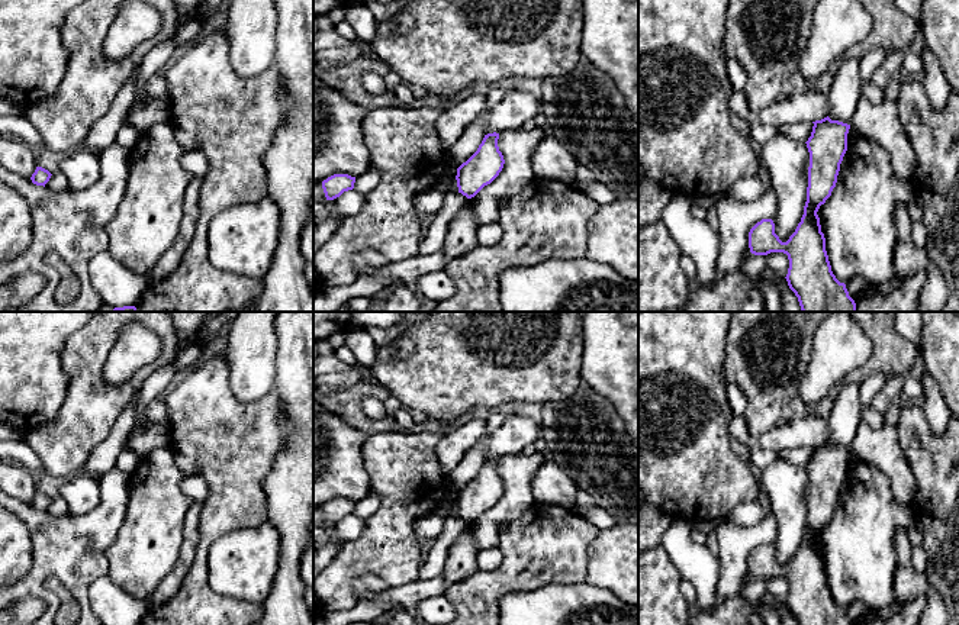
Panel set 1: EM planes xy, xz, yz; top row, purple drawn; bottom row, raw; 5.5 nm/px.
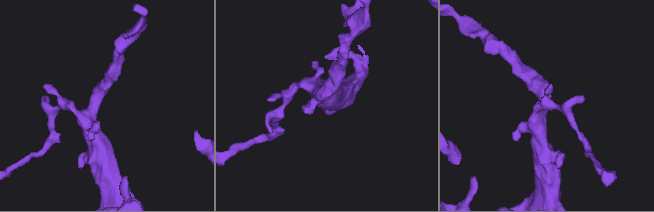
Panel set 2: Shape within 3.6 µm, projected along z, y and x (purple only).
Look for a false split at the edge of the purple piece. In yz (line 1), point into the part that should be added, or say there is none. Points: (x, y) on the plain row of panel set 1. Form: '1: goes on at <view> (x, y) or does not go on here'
1: does not go on here

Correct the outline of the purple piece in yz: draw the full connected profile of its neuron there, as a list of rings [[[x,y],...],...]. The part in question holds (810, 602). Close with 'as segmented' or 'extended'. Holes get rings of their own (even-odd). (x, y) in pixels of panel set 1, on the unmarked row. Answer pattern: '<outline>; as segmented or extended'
[[[828,441],[812,447],[807,473],[810,477],[808,512],[804,539],[786,567],[775,558],[772,544],[762,544],[749,557],[749,573],[754,580],[783,577],[789,593],[786,606],[798,625],[853,625],[844,608],[831,596],[826,576],[826,563],[817,539],[831,521],[840,489],[847,476],[850,450]]]; as segmented

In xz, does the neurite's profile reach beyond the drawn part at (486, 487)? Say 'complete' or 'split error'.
complete

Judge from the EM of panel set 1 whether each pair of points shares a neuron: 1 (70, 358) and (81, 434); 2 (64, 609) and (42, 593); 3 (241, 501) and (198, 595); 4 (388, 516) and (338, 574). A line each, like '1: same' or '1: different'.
1: same
2: different
3: same
4: same

